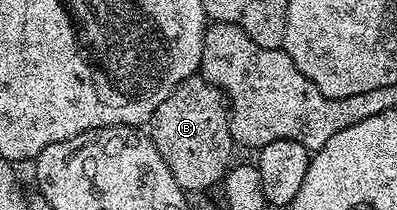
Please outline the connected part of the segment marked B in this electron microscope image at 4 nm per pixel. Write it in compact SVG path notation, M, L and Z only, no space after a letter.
M201 73L181 82L172 96L156 108L148 123L148 133L156 144L156 152L160 152L164 164L168 164L168 172L176 176L176 184L184 191L209 191L217 187L232 165L230 157L236 151L236 143L230 131L226 95Z

